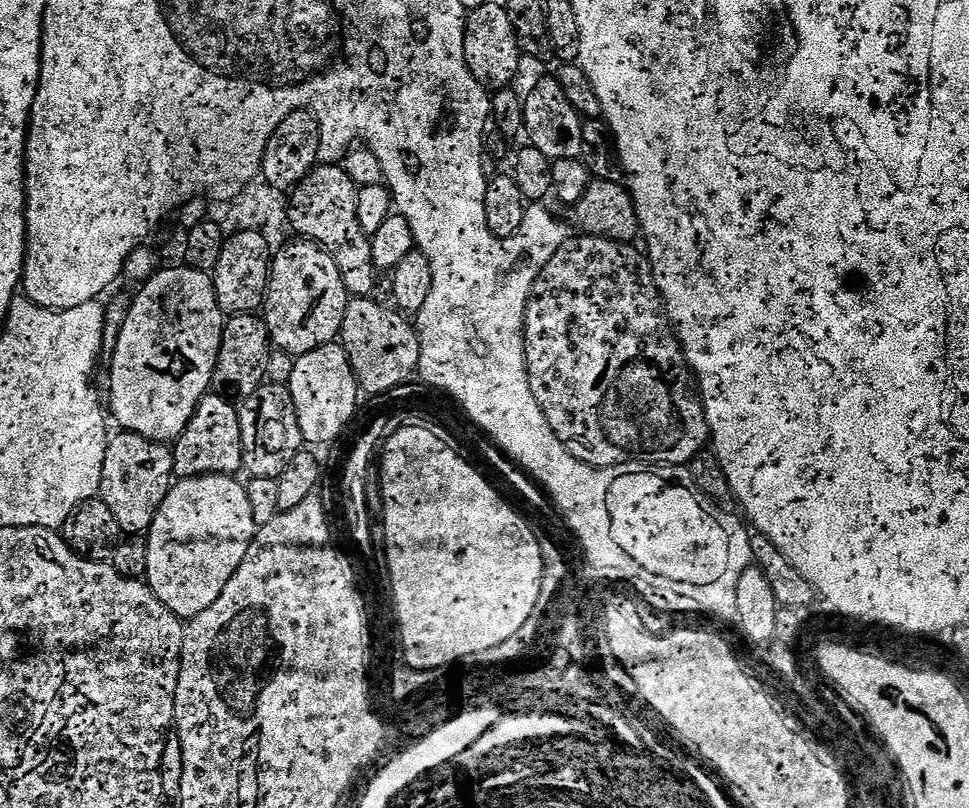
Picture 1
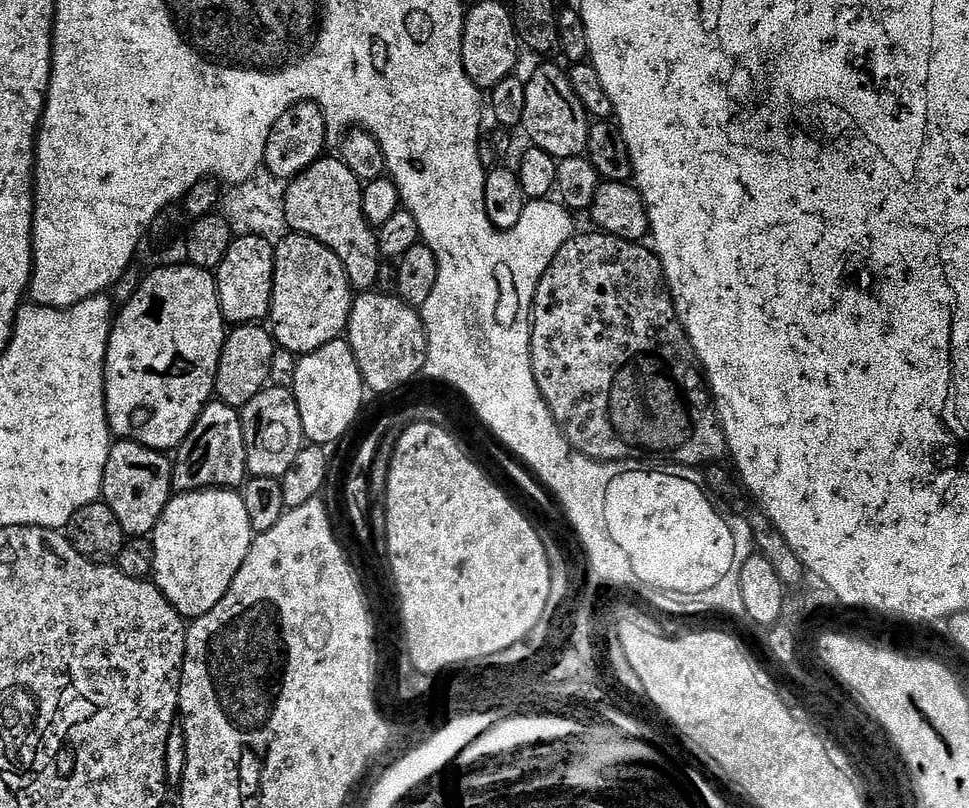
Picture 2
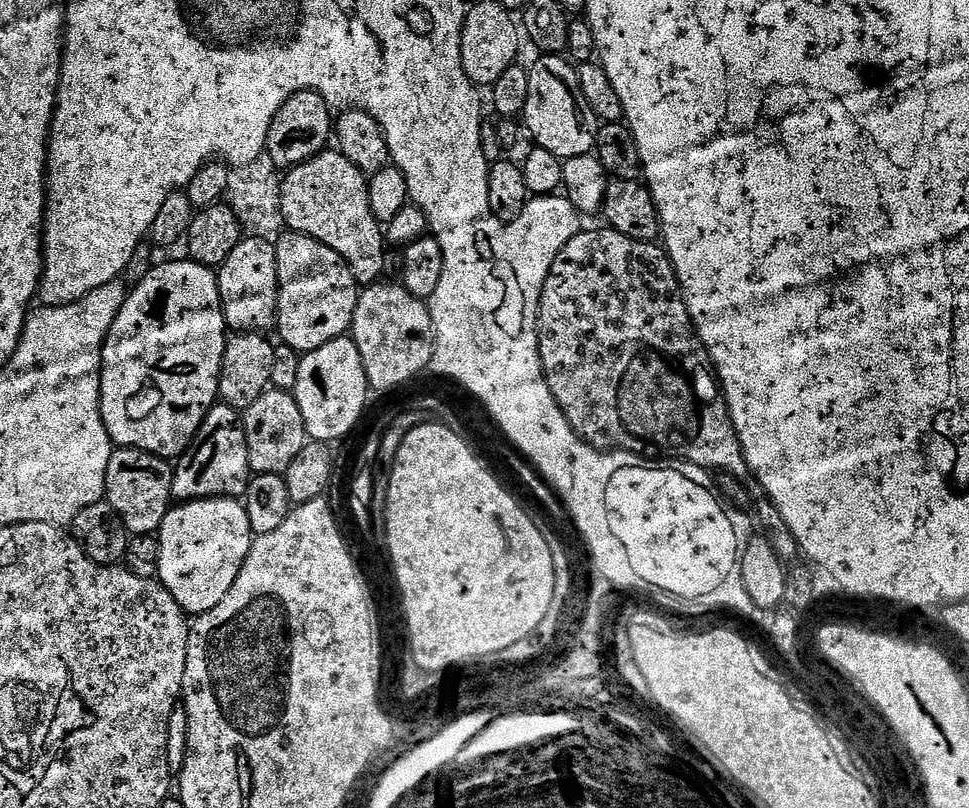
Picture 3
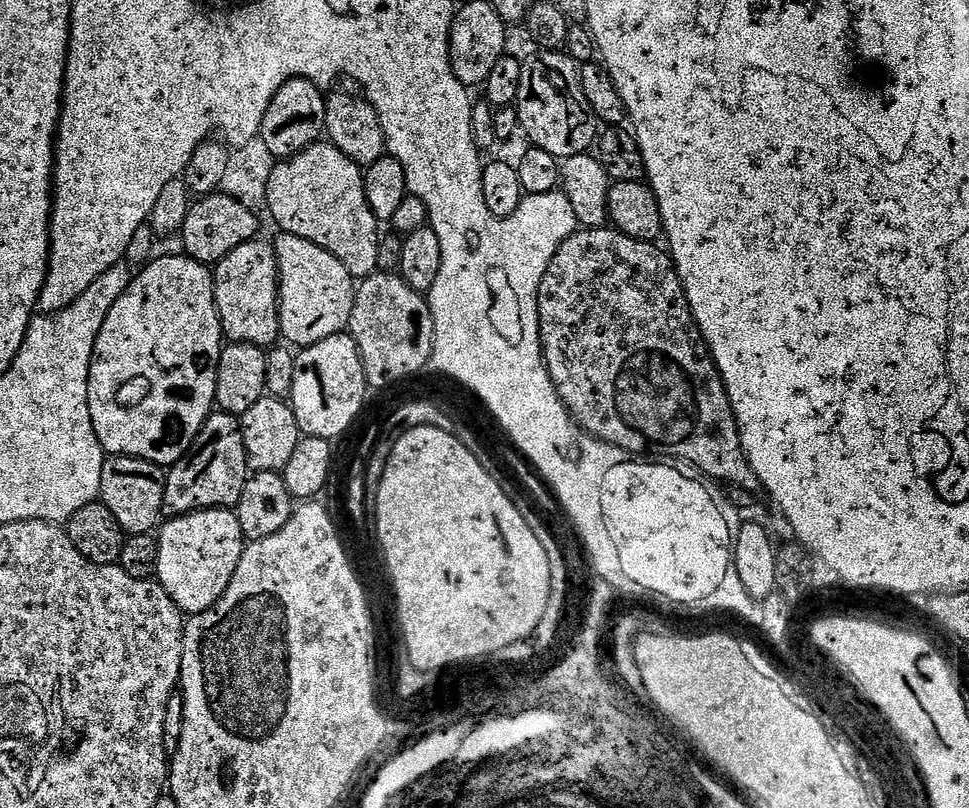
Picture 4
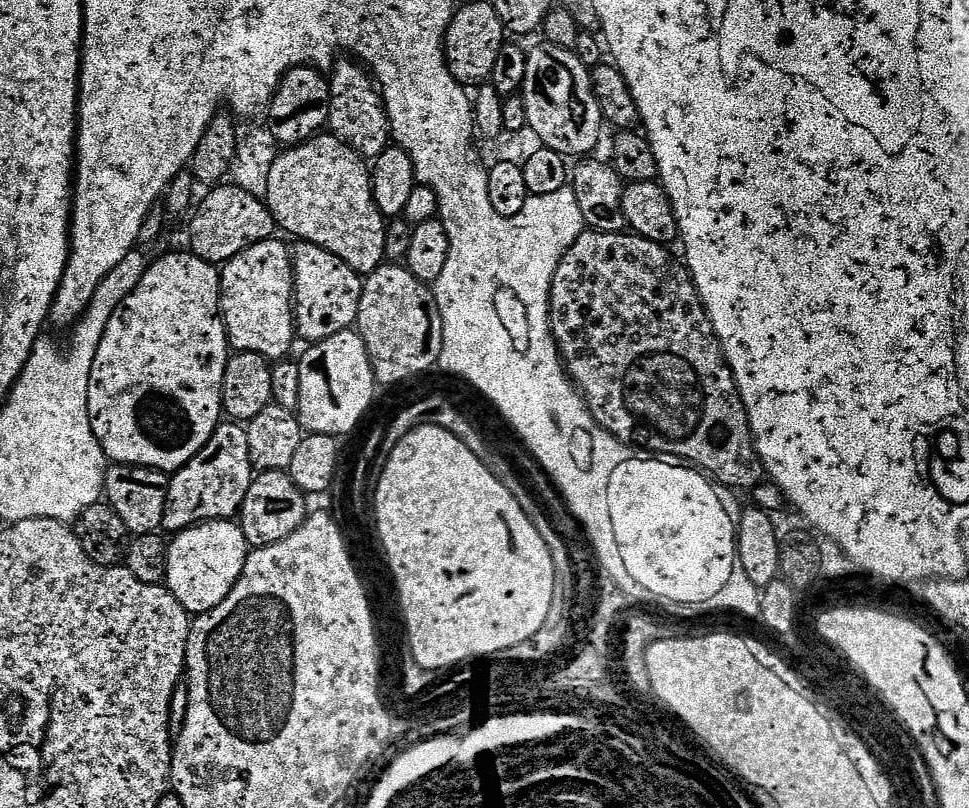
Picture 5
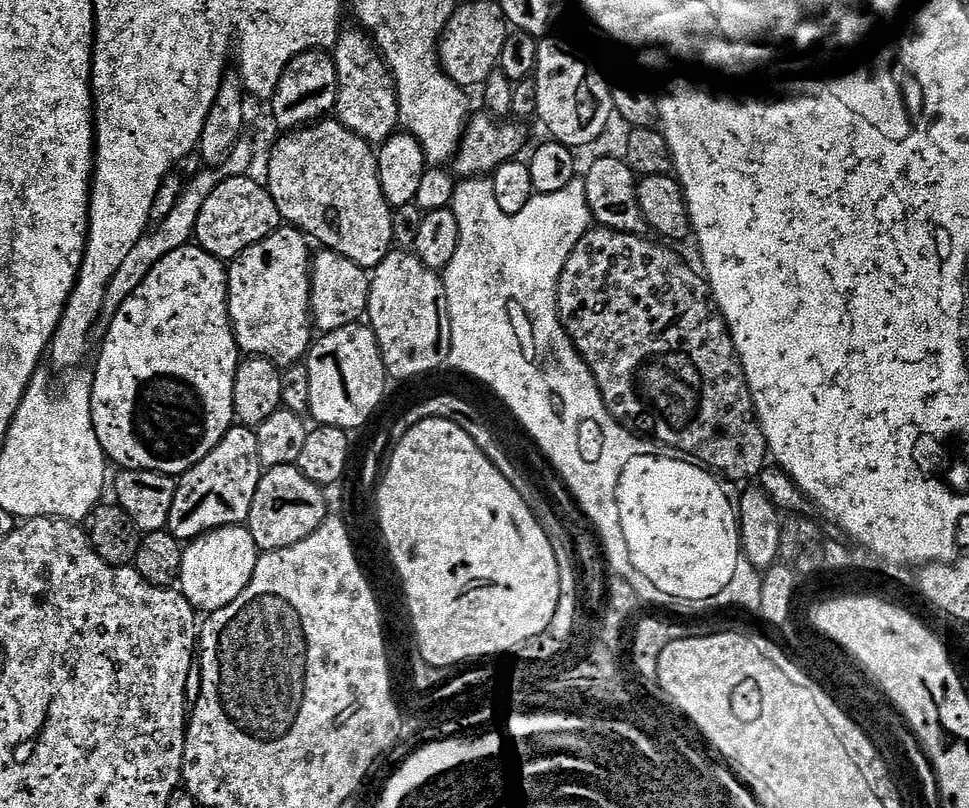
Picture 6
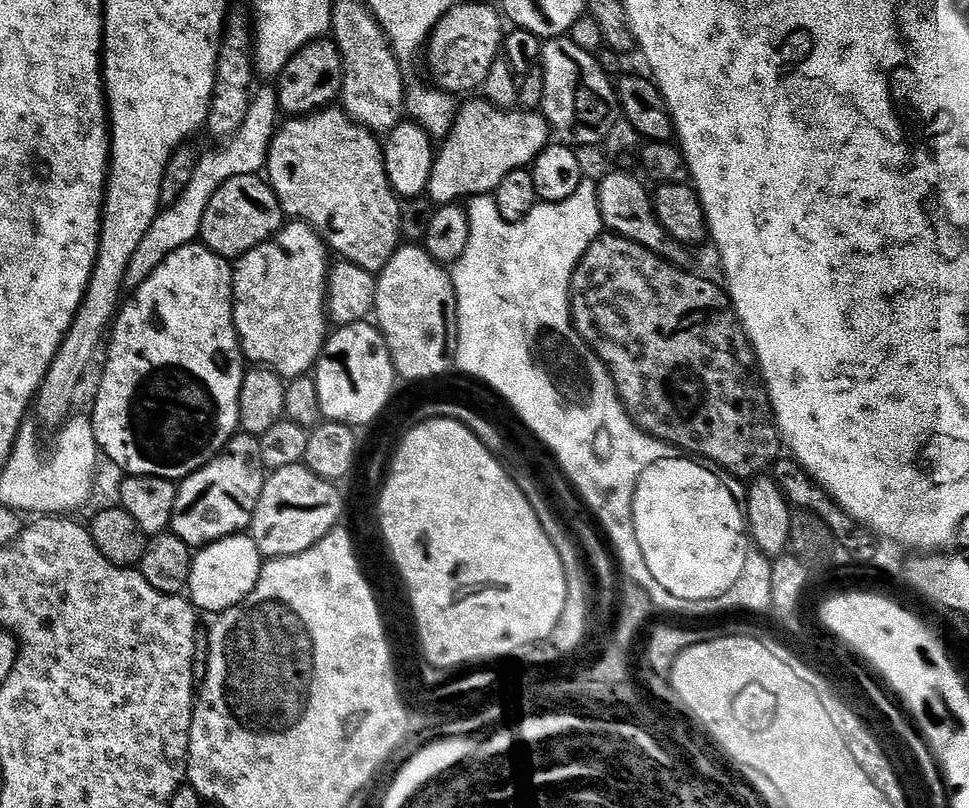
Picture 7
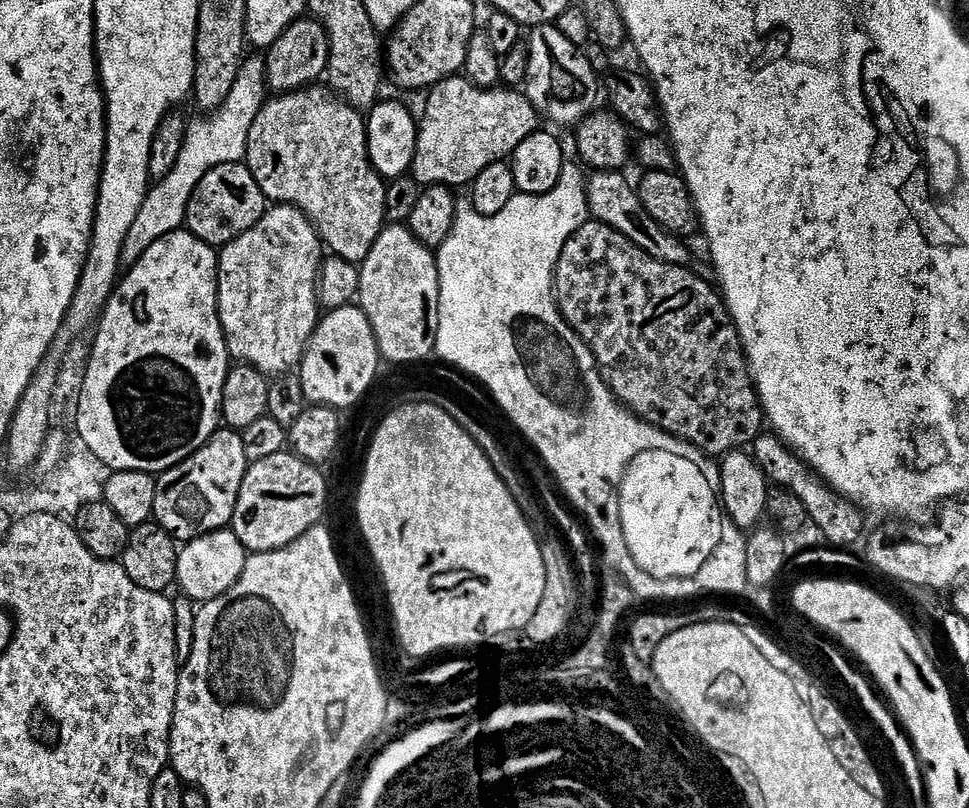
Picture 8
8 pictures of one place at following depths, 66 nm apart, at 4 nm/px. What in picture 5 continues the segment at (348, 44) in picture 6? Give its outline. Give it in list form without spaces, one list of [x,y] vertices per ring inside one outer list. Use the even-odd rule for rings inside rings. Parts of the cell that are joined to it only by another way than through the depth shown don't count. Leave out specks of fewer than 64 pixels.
[[[340,59],[335,61],[336,69],[330,72],[332,98],[326,109],[326,124],[332,127],[329,128],[331,135],[345,140],[361,156],[365,158],[381,156],[390,144],[388,114],[384,111],[381,93],[373,77],[355,59]]]

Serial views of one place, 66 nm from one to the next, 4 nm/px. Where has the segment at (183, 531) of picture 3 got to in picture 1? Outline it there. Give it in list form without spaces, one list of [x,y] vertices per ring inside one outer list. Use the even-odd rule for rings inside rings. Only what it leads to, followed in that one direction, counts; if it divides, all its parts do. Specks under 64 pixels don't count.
[[[190,476],[187,478],[180,478],[173,483],[172,488],[168,492],[168,497],[162,502],[162,506],[160,507],[160,512],[156,516],[156,521],[152,523],[150,531],[147,533],[146,539],[148,539],[148,552],[150,555],[152,555],[152,561],[149,559],[146,564],[147,572],[146,572],[146,583],[149,588],[152,589],[152,592],[158,597],[161,602],[163,602],[164,605],[167,606],[175,614],[176,616],[179,616],[181,620],[185,622],[192,622],[195,621],[196,617],[200,616],[204,612],[211,612],[213,606],[216,605],[218,602],[218,598],[220,595],[224,593],[226,590],[226,586],[232,581],[234,578],[234,574],[236,571],[239,570],[242,565],[244,565],[245,560],[248,559],[250,553],[253,551],[254,543],[252,544],[252,539],[255,538],[256,532],[258,532],[258,525],[254,522],[254,513],[250,510],[250,498],[248,497],[248,489],[245,487],[243,483],[239,484],[238,481],[236,481],[236,478],[233,478],[232,476]]]

